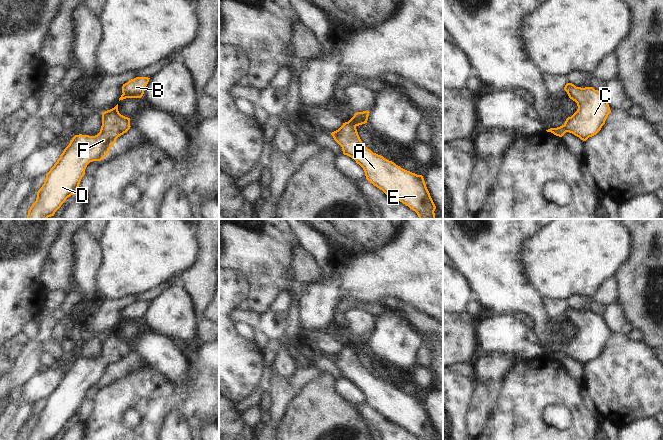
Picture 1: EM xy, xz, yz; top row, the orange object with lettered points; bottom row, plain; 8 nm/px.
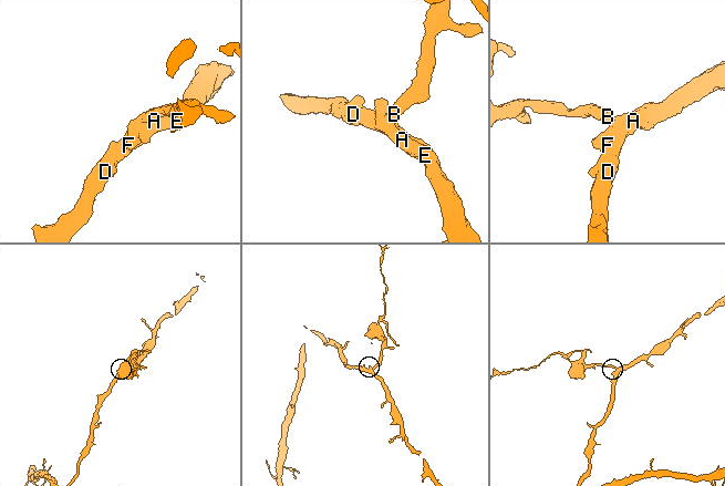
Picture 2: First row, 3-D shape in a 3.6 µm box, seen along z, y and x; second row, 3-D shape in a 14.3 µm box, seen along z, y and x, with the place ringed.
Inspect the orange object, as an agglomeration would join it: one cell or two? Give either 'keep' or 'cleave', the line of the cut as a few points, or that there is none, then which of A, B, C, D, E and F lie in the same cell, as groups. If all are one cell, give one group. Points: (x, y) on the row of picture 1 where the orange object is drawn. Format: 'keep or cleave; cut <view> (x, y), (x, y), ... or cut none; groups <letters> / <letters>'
keep; cut none; groups A B C D E F

